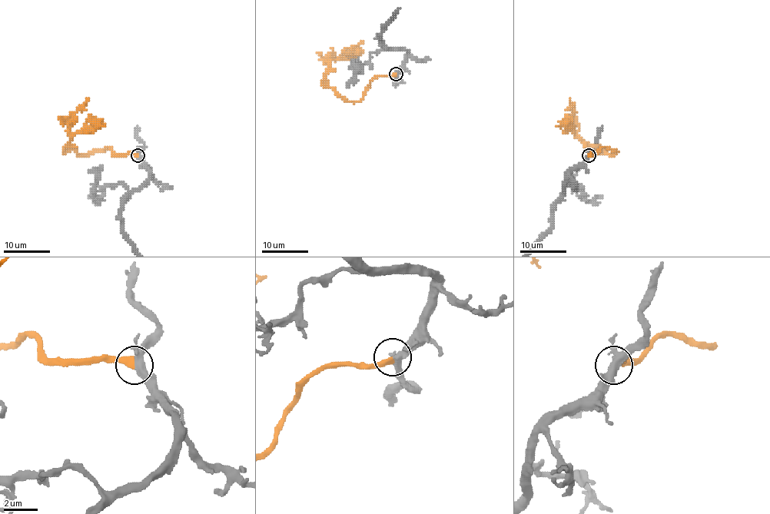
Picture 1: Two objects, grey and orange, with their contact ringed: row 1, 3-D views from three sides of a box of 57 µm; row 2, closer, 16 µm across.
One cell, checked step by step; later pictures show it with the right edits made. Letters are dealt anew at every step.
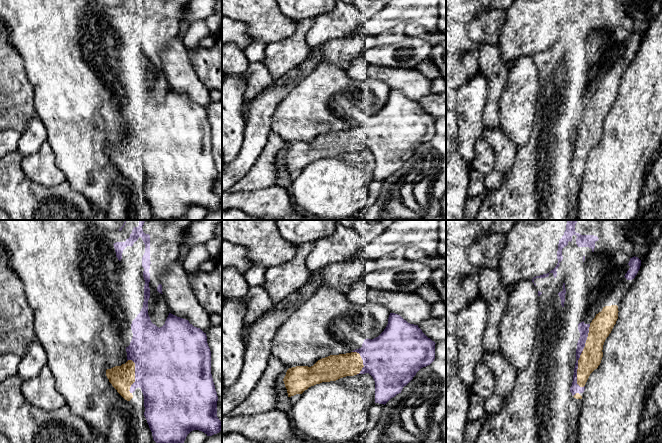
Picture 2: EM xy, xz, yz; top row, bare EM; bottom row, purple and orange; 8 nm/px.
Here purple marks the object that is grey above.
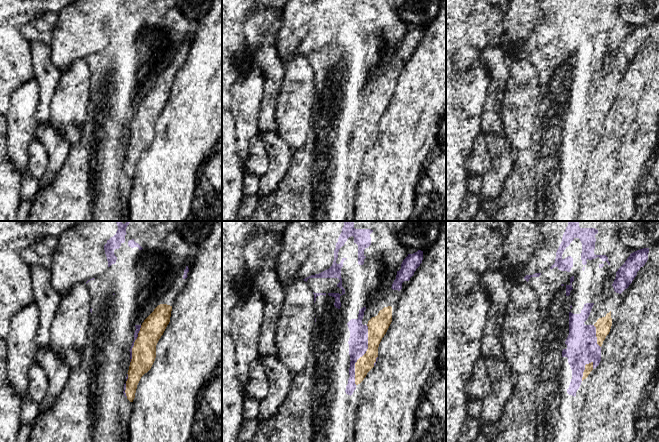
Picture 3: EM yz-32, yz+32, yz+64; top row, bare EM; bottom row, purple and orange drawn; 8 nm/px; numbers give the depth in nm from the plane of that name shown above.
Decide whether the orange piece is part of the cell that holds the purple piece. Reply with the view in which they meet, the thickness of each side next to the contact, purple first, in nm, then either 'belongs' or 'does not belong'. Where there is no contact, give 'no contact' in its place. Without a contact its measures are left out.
yz | 90/170 nm | belongs

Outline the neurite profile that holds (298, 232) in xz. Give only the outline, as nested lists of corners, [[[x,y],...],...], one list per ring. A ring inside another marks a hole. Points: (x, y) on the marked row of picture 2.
[[[276,220],[281,237],[292,245],[305,245],[331,235],[338,220]]]

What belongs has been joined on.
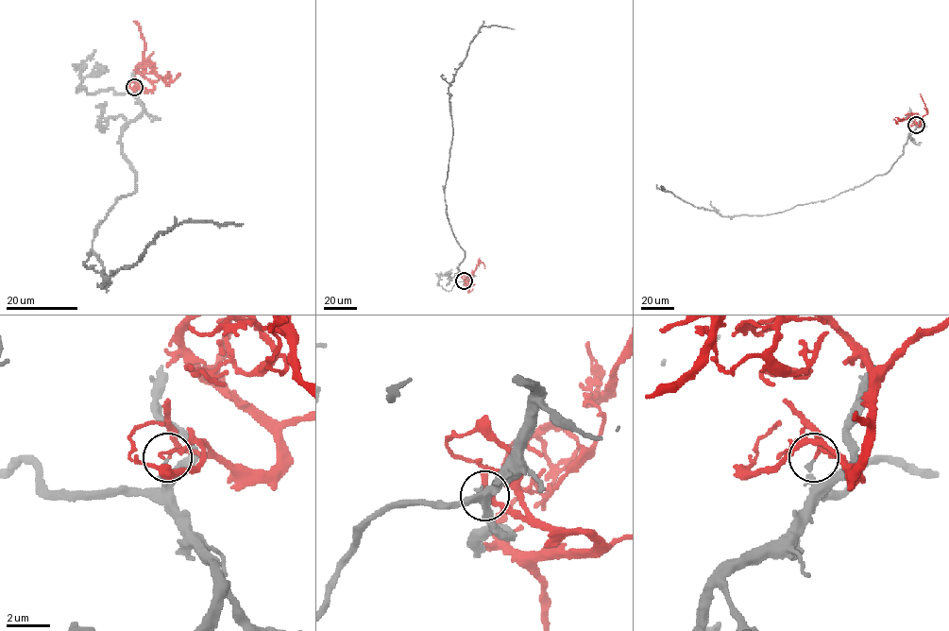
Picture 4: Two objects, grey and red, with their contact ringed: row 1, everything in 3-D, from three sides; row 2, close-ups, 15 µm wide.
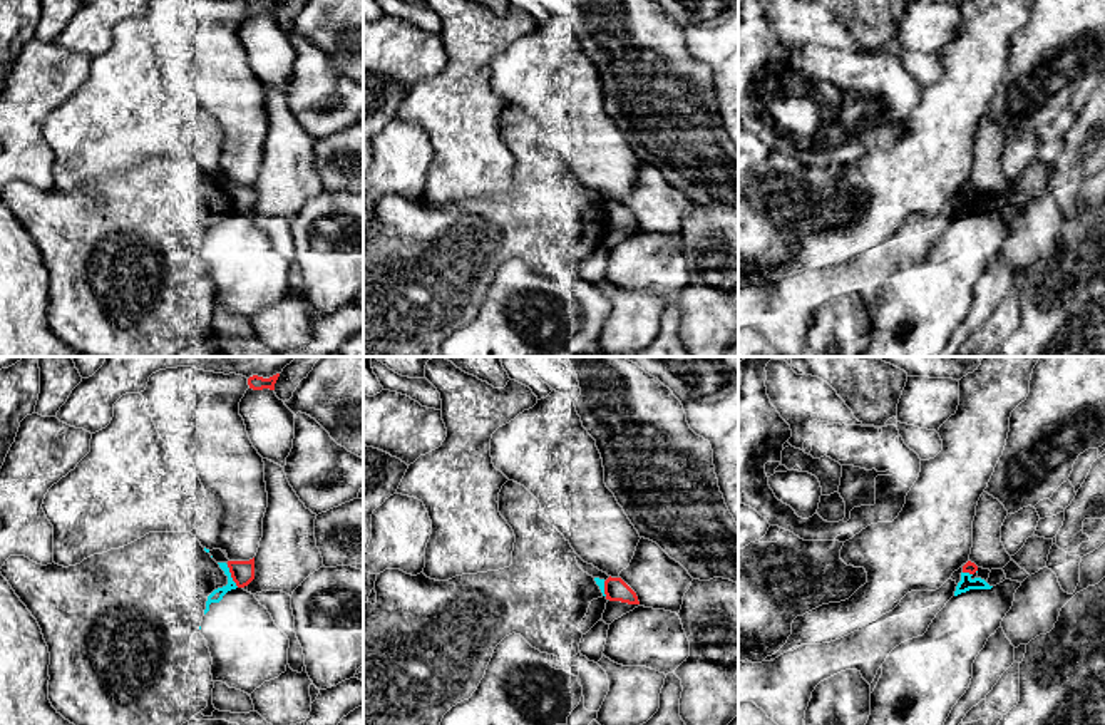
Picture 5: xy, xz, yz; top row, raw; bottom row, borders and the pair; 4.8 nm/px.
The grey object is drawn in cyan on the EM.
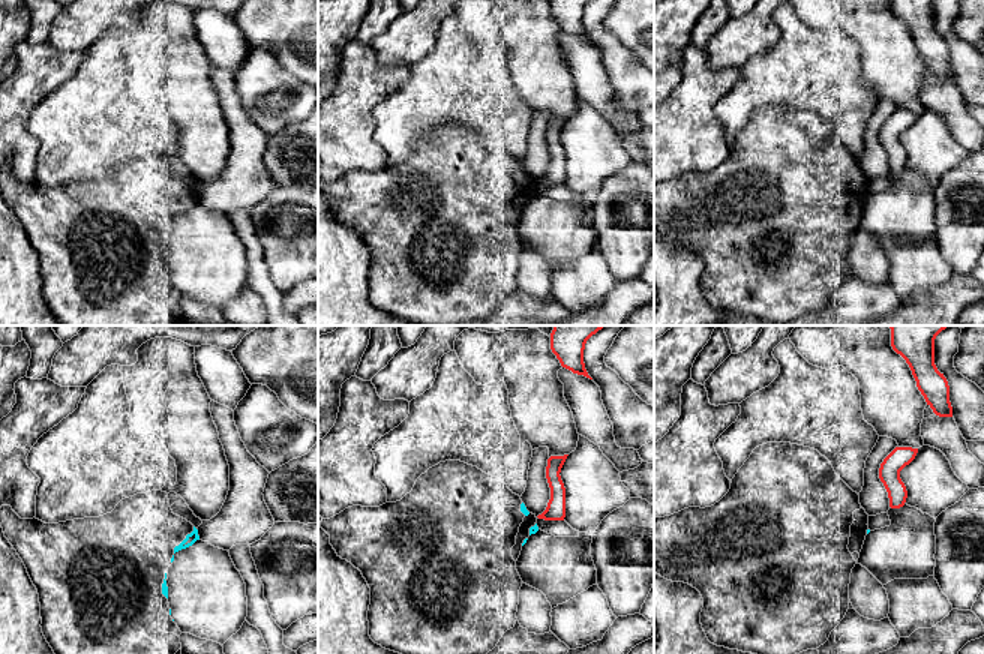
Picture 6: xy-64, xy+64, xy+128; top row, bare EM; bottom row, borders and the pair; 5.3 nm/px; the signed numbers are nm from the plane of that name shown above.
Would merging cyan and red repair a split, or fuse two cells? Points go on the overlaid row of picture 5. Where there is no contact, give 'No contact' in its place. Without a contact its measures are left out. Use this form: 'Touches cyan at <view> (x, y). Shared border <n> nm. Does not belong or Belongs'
Touches cyan at xy (230, 576). Shared border 130 nm. Does not belong

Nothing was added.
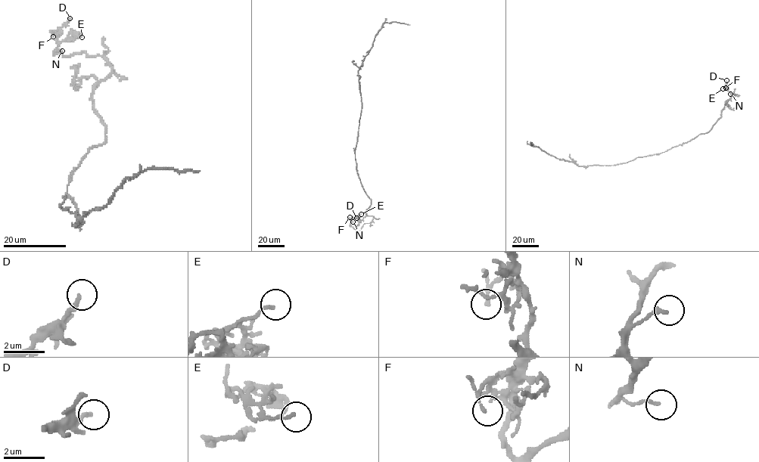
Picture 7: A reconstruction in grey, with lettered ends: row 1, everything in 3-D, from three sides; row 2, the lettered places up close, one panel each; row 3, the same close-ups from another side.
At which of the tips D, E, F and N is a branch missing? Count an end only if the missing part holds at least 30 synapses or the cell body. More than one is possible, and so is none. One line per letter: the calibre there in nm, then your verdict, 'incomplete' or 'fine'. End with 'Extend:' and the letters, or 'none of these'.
D: 190 nm | fine
E: 130 nm | fine
F: 100 nm | fine
N: 160 nm | fine
Extend: none of these

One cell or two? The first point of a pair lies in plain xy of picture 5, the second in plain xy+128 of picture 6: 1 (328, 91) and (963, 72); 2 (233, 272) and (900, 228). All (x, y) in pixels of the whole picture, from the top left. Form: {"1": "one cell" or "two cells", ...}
{"1": "one cell", "2": "one cell"}

